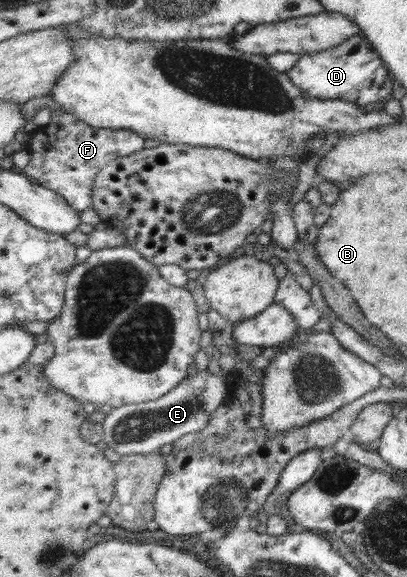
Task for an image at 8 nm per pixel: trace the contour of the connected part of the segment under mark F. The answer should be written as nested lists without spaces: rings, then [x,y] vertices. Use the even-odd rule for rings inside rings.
[[[65,111],[51,116],[47,125],[36,128],[28,145],[30,160],[24,168],[32,180],[62,194],[77,210],[93,204],[93,185],[97,174],[110,162],[135,154],[145,148],[145,137],[129,129],[107,129],[91,126],[77,115]]]

